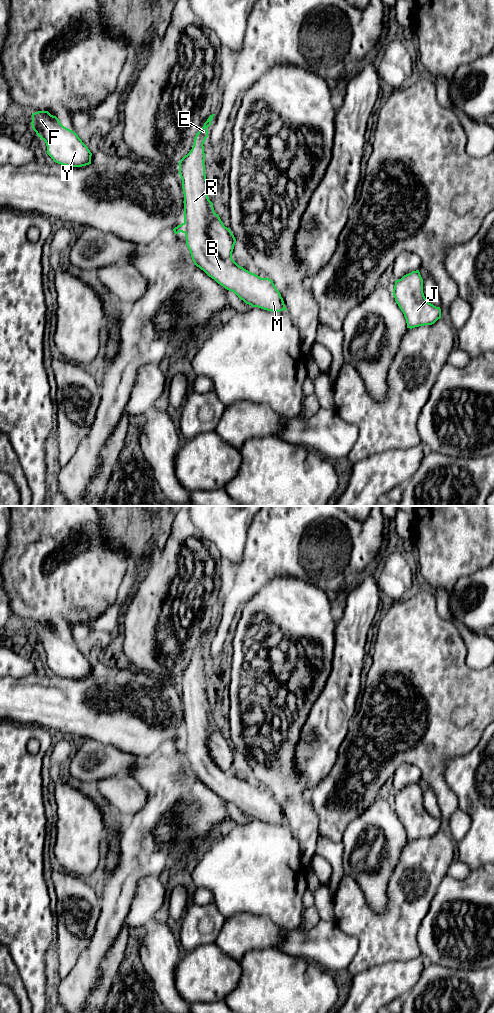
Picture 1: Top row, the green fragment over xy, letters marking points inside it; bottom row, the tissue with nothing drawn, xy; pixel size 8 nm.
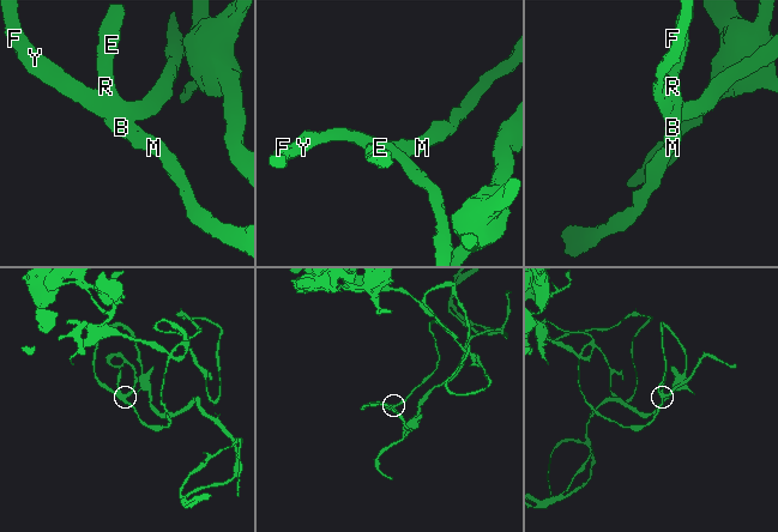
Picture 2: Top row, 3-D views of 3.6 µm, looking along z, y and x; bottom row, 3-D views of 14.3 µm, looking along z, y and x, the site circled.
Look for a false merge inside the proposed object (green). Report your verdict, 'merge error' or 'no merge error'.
no merge error

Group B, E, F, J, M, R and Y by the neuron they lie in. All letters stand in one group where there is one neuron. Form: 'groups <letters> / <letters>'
groups B E F J M R Y

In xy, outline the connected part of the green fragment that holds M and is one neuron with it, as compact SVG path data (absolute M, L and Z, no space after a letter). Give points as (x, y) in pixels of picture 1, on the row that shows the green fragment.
M210 115L197 132L191 151L179 162L179 175L184 194L184 222L173 231L175 235L179 232L185 234L186 245L194 264L225 289L234 292L246 304L272 312L287 311L283 298L271 279L261 278L249 272L232 259L236 239L230 229L224 226L219 215L214 212L213 203L208 198L203 144L208 137L207 128L211 125L214 115Z

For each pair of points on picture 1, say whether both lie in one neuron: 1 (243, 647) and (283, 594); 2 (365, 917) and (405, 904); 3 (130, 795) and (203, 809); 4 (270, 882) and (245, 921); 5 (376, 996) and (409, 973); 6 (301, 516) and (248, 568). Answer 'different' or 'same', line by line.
1: same
2: same
3: different
4: different
5: same
6: same

